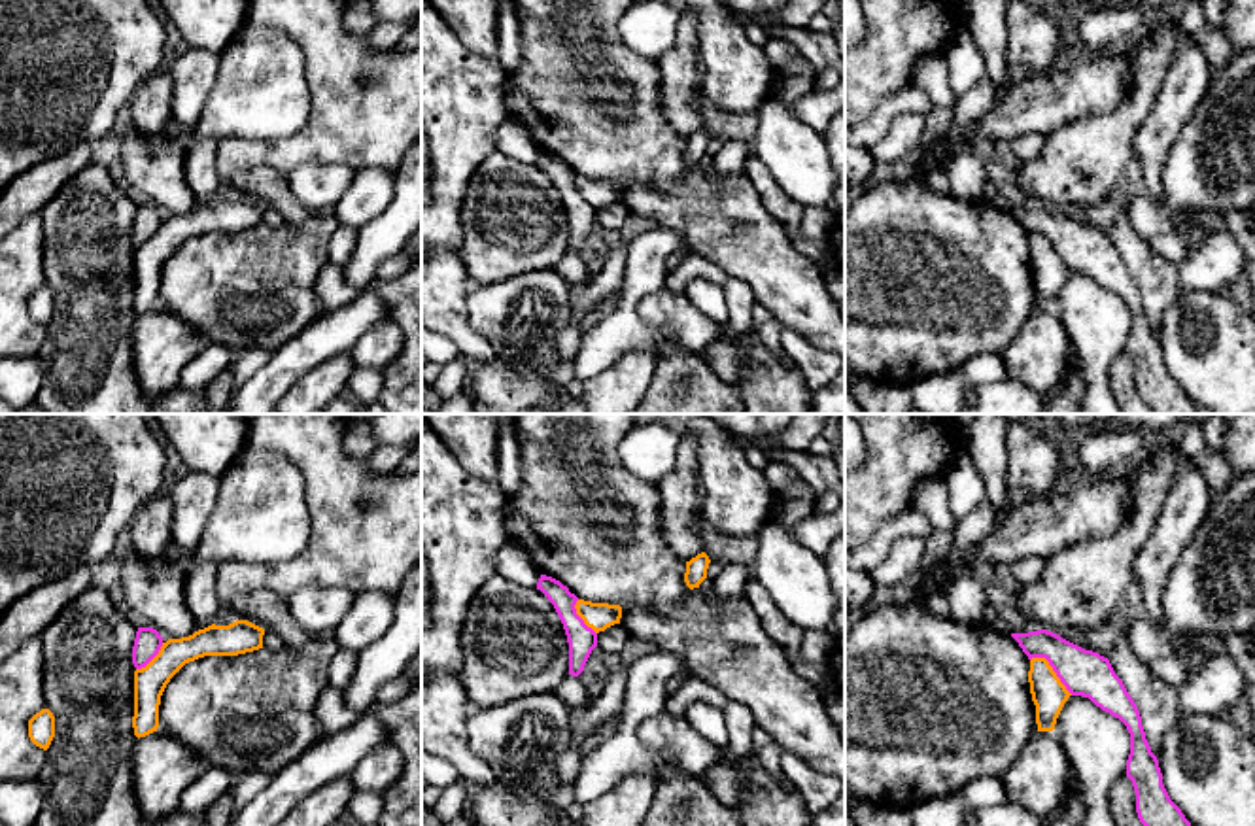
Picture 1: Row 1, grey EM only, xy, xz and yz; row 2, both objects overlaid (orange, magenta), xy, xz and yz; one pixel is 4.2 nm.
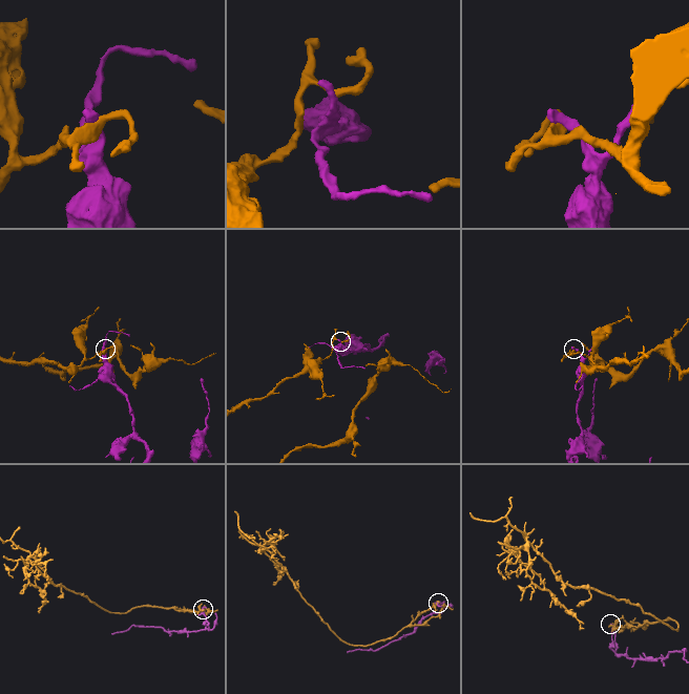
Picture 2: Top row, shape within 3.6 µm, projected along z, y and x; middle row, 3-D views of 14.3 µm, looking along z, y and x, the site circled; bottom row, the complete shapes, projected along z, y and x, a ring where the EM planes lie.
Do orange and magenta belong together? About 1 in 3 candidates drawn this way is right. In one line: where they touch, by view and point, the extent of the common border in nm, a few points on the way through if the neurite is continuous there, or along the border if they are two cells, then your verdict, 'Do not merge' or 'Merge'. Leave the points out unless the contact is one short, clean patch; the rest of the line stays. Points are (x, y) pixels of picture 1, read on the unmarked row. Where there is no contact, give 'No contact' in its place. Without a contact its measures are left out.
Touches orange at yz (1051, 246). Shared border 240 nm. Boundary: yz (1031, 235), (1044, 235), (1072, 271). Do not merge

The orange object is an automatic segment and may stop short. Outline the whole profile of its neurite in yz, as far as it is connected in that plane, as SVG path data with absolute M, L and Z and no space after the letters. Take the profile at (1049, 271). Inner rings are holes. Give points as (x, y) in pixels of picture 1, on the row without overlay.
M1045 234L1030 236L1028 259L1036 282L1038 308L1053 308L1057 295L1072 270Z

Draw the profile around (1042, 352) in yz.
M1055 306L1038 308L998 353L1004 361L1006 378L1032 387L1041 397L1060 384L1077 357Z

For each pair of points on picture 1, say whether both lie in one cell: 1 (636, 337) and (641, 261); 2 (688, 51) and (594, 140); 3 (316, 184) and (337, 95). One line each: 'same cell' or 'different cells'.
1: same cell
2: different cells
3: different cells

